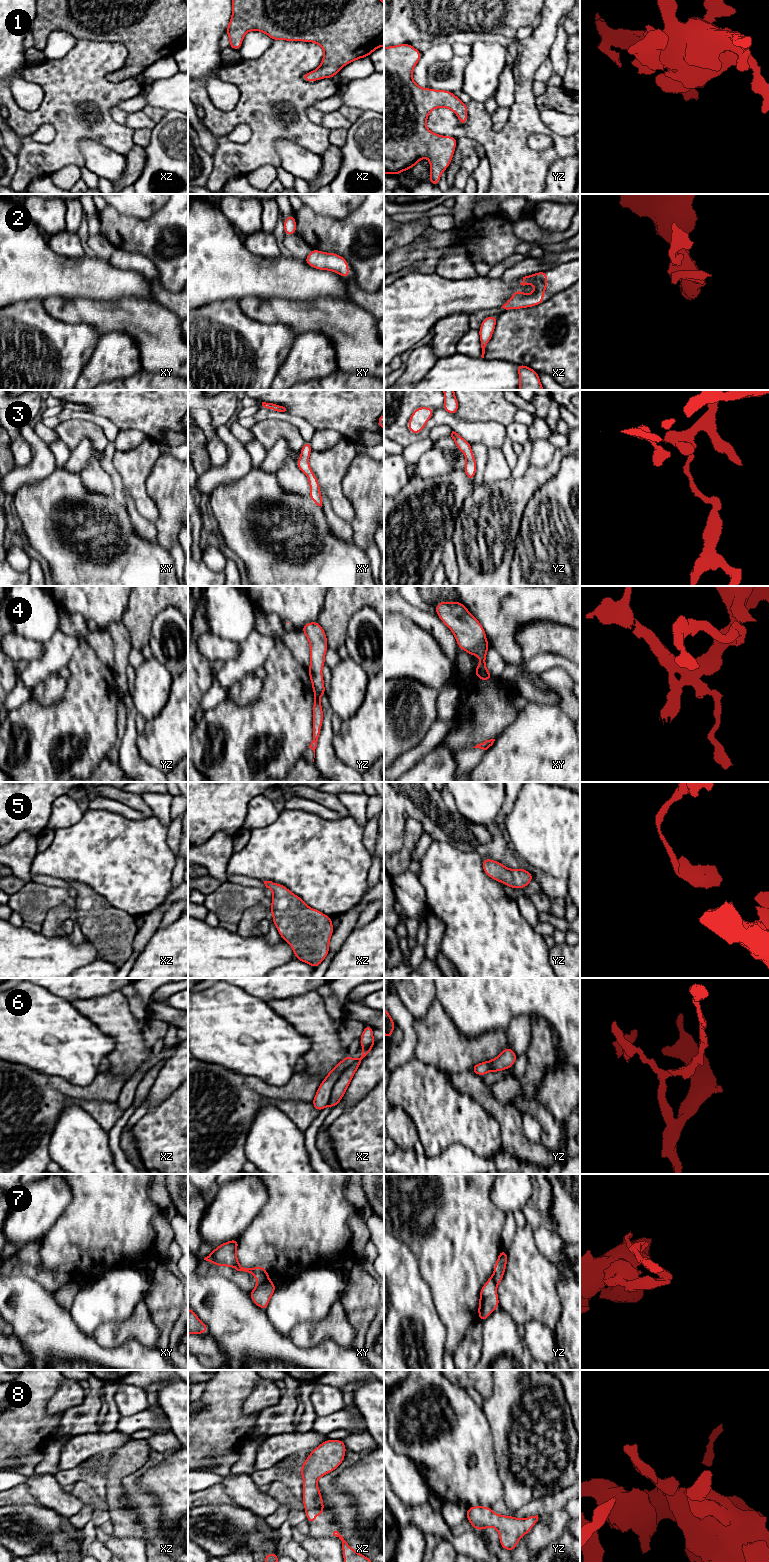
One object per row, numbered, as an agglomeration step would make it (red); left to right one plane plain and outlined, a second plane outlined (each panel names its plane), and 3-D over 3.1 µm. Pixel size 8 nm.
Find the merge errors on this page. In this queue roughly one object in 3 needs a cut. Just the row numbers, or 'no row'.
7

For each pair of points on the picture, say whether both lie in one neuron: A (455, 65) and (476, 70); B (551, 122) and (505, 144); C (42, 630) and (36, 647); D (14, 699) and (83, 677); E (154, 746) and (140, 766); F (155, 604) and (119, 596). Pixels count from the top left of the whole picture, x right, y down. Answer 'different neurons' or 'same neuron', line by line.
A: different neurons
B: different neurons
C: different neurons
D: different neurons
E: different neurons
F: different neurons

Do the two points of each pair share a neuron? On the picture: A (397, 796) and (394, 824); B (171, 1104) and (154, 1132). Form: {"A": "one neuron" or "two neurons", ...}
{"A": "one neuron", "B": "one neuron"}

